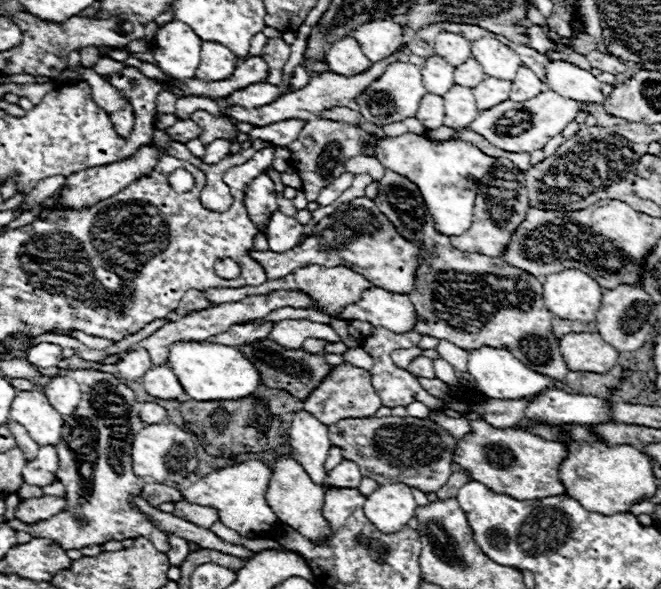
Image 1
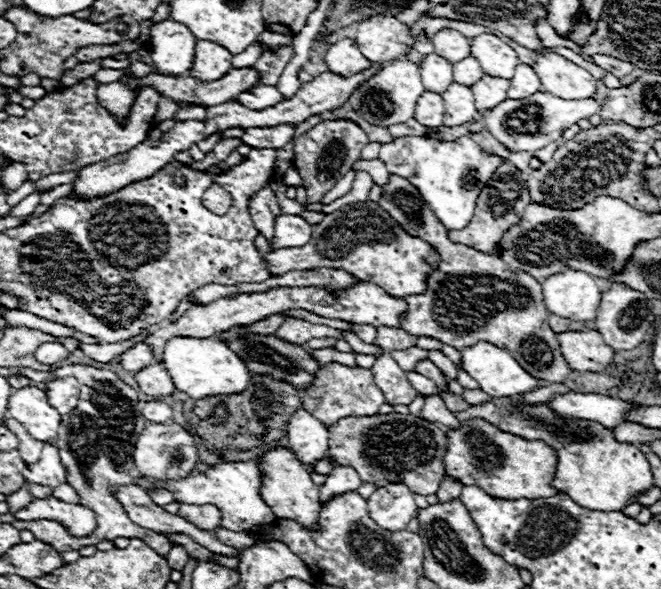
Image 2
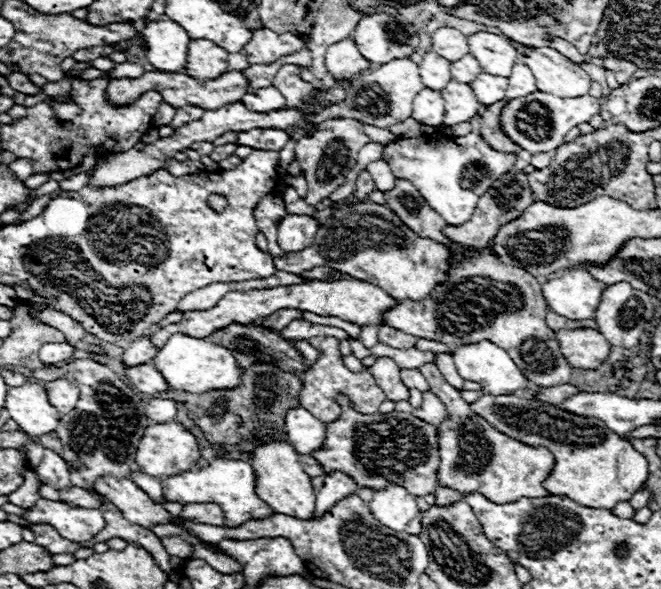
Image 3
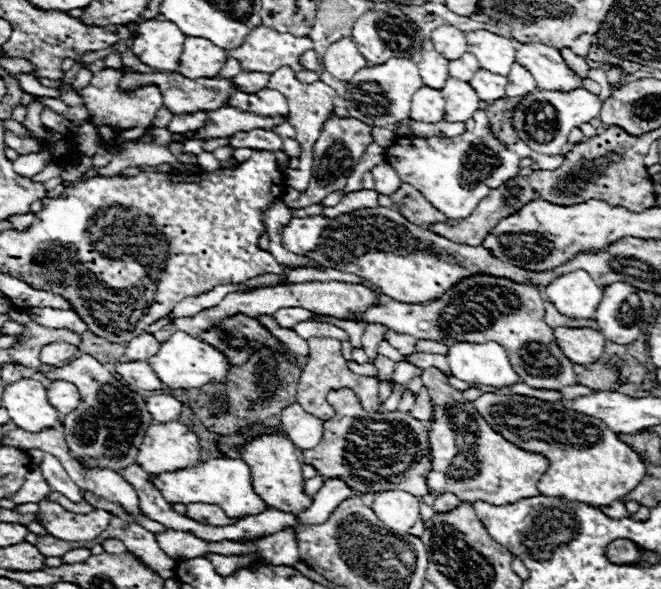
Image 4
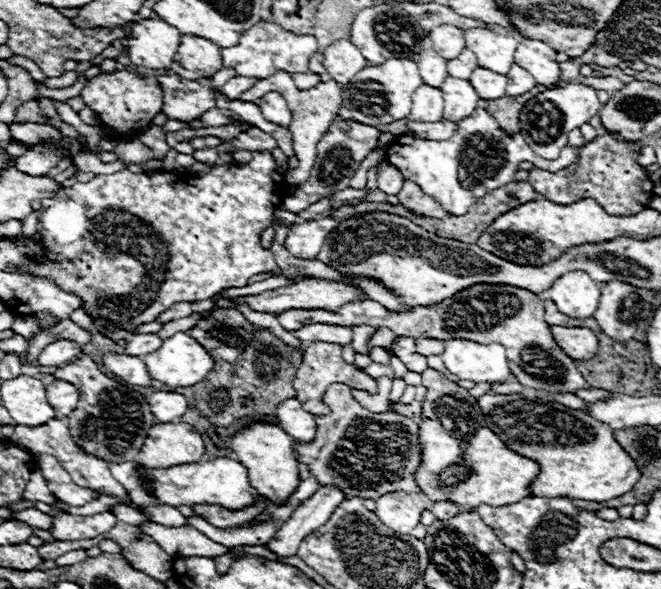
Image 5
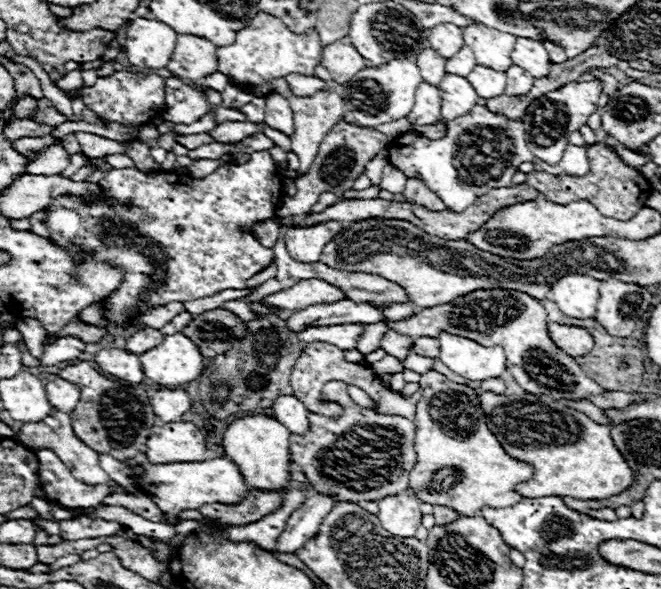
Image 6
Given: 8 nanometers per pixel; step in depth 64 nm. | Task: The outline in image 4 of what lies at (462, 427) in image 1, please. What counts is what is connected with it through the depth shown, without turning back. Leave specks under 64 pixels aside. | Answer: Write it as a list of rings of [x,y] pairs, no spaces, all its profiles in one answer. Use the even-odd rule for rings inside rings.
[[[426,388],[420,390],[416,404],[410,413],[416,420],[432,420],[432,400],[430,400],[430,394]]]

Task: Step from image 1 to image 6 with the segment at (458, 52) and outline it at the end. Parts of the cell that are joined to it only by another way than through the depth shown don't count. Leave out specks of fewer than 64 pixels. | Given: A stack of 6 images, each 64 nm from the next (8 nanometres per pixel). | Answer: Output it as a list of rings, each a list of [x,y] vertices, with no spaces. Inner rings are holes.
[[[438,24],[430,30],[428,34],[430,46],[442,56],[442,58],[452,58],[452,54],[456,54],[456,50],[460,50],[460,46],[464,46],[464,38],[462,38],[462,28],[454,26],[454,24]]]

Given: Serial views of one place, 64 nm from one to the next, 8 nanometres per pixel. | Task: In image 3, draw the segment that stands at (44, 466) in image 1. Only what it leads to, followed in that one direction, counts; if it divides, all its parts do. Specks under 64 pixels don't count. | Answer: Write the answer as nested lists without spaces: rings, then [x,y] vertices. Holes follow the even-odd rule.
[[[44,450],[44,458],[42,462],[34,468],[36,476],[40,478],[42,484],[52,486],[56,490],[70,486],[70,472],[66,468],[66,462],[52,450]]]

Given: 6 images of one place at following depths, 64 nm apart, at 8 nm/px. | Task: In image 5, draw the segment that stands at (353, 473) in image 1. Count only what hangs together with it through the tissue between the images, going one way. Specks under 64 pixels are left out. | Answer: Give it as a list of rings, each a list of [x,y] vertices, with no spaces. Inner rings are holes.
[[[320,486],[312,498],[304,500],[292,512],[290,520],[278,530],[278,534],[274,534],[266,548],[280,558],[296,556],[302,538],[324,526],[344,498],[346,494],[338,486]],[[150,522],[150,524],[142,524],[140,530],[150,534],[152,538],[156,538],[156,542],[162,546],[162,550],[172,558],[176,558],[176,556],[216,557],[226,554],[230,550],[228,546],[212,542],[202,532],[198,532],[190,526],[168,528],[168,526]]]

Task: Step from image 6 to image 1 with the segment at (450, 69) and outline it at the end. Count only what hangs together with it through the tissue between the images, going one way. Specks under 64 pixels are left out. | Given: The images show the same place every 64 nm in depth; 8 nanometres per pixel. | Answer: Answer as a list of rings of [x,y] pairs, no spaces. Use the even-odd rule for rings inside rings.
[[[474,58],[466,60],[464,64],[460,64],[460,66],[454,70],[454,82],[460,84],[460,86],[474,88],[474,86],[478,86],[484,78],[486,78],[486,74],[482,72],[482,66],[480,66]]]

